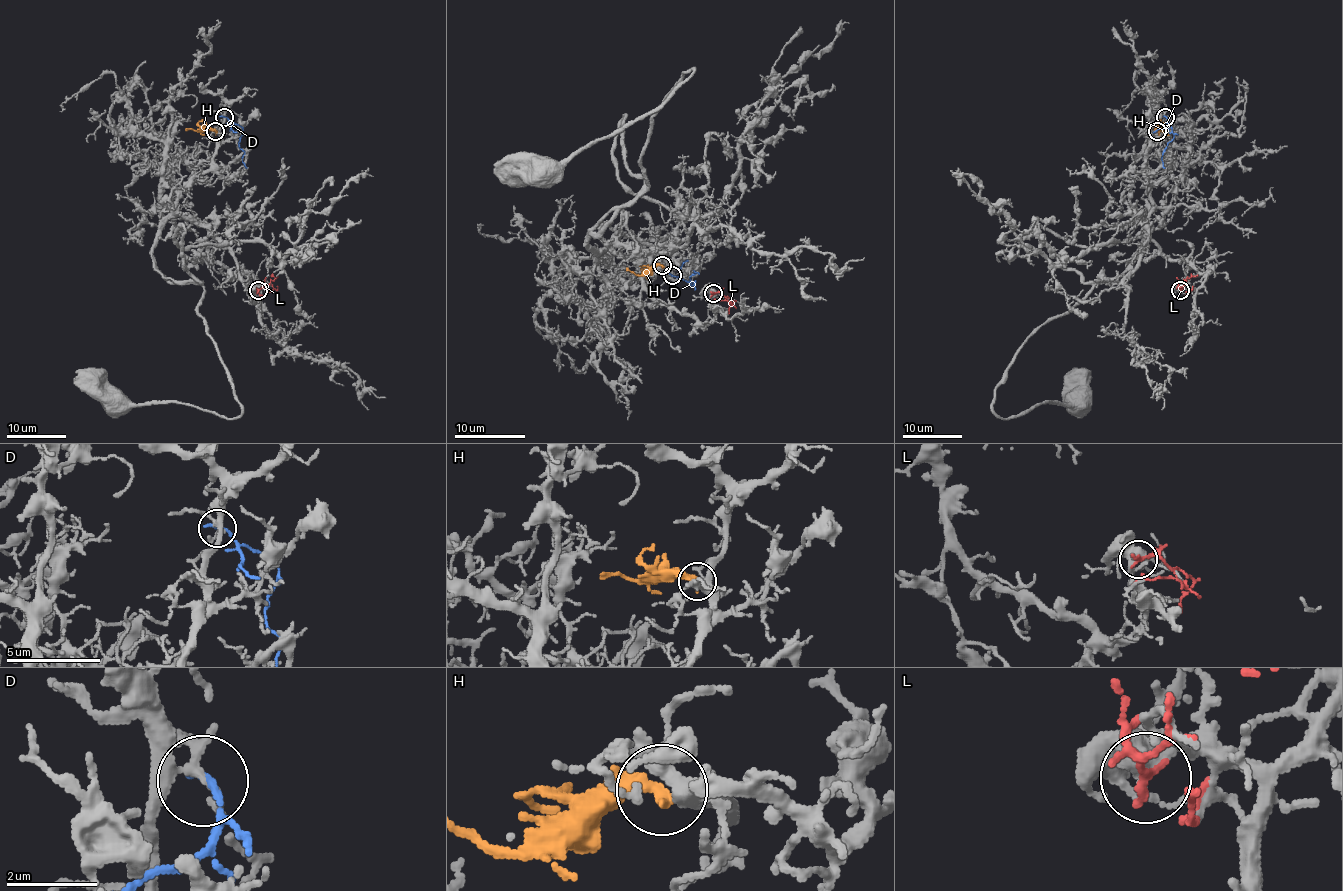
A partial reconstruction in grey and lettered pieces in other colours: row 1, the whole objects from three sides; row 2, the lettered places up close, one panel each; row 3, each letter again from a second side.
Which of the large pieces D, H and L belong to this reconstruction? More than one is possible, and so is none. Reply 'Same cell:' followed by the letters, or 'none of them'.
Same cell: H

